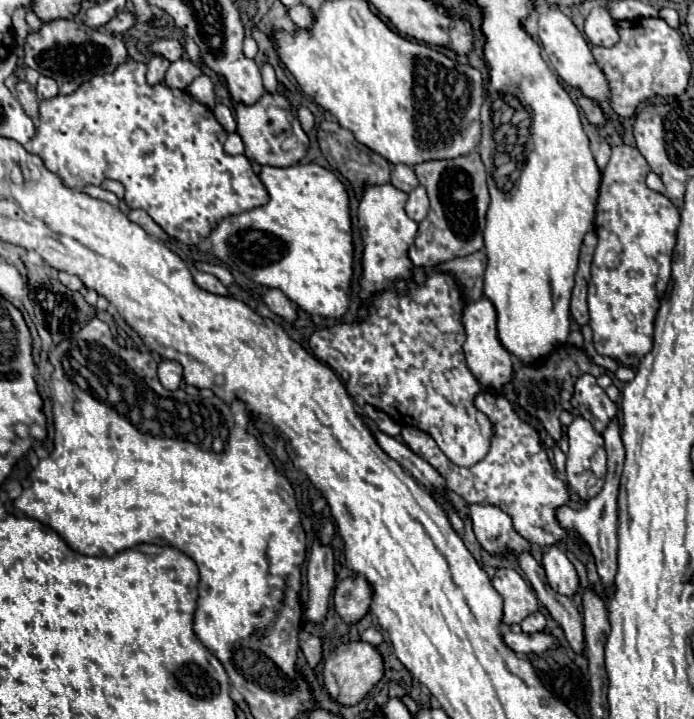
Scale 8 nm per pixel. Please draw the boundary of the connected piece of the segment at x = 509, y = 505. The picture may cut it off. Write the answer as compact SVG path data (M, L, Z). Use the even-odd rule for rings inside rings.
M480 392L476 398L496 398L490 404L494 404L494 410L490 408L486 414L492 418L494 426L494 436L490 440L490 450L488 454L474 466L462 468L454 466L444 452L438 448L438 444L430 438L430 434L414 428L414 426L404 426L400 436L404 444L424 458L428 464L432 464L446 480L446 488L462 496L468 504L492 504L504 510L512 518L514 530L526 538L532 544L538 544L542 548L552 546L552 544L562 544L568 540L566 530L560 526L556 518L556 510L566 506L570 500L568 486L564 480L556 476L554 466L548 460L546 450L542 448L540 434L534 426L524 422L510 406L510 402L504 396L490 394L490 392Z

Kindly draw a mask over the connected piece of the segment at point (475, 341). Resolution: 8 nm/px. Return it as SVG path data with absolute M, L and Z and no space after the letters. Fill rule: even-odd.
M480 298L474 304L468 304L464 314L462 314L462 324L466 330L466 342L464 342L464 354L466 354L466 364L474 378L480 382L482 390L492 390L499 392L512 380L512 356L508 350L498 340L496 334L496 310L488 298Z

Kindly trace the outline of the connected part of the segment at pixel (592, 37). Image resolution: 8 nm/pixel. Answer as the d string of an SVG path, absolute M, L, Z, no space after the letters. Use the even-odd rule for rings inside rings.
M596 6L584 20L584 34L588 36L590 44L596 46L614 46L620 36L616 30L616 22L604 6Z

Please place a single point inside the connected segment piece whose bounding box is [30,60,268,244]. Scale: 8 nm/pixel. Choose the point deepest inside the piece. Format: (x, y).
(166, 148)

